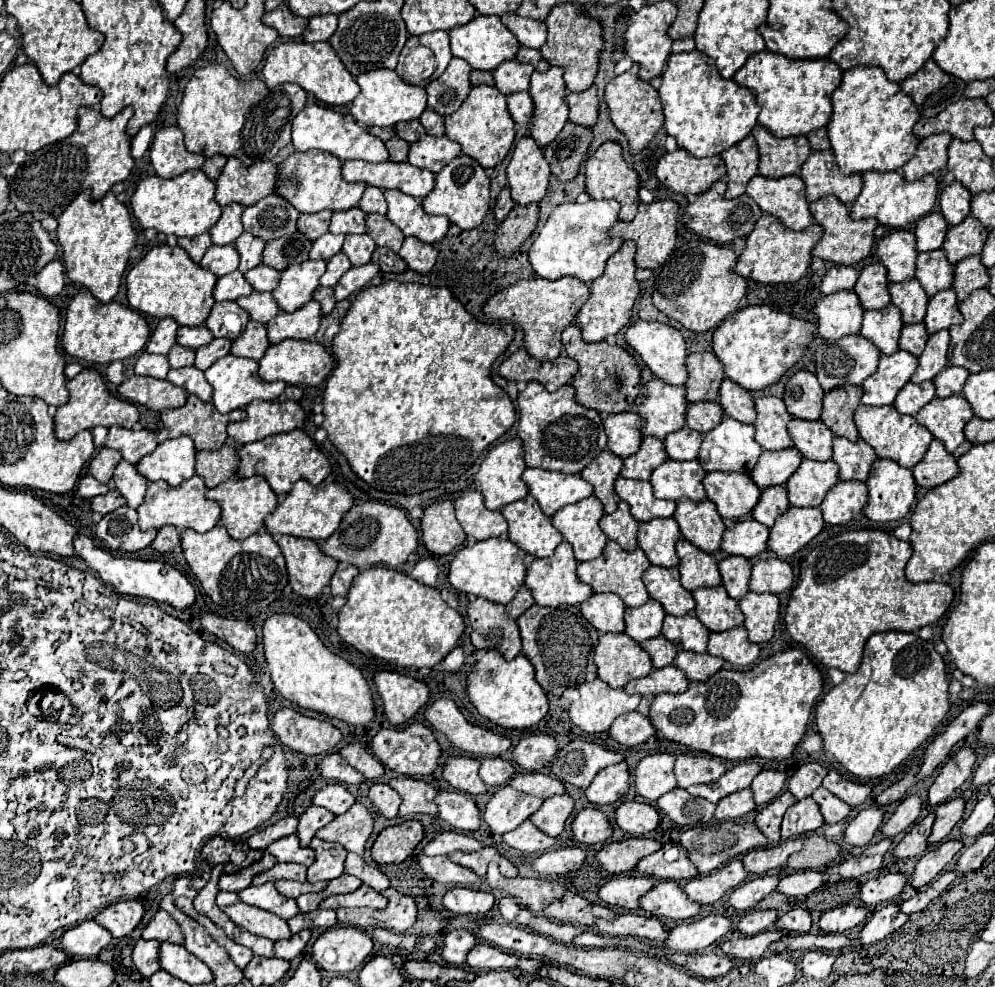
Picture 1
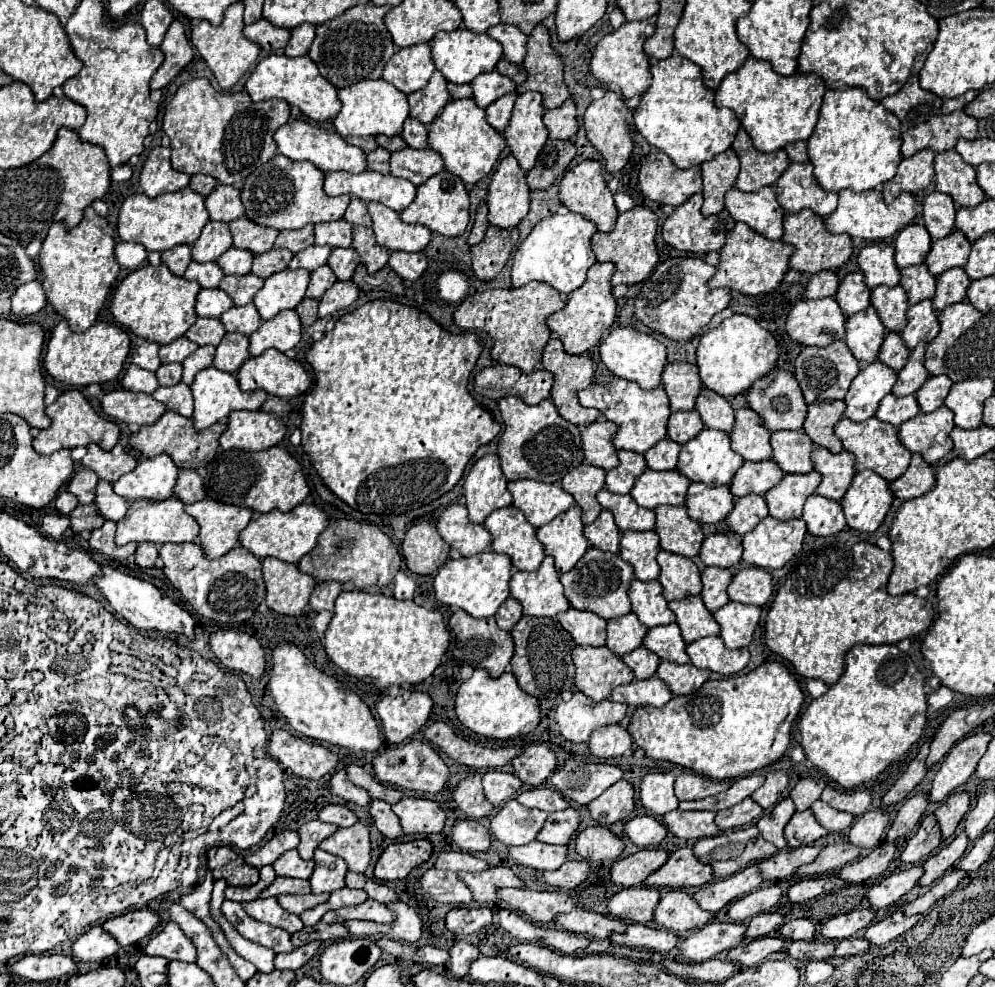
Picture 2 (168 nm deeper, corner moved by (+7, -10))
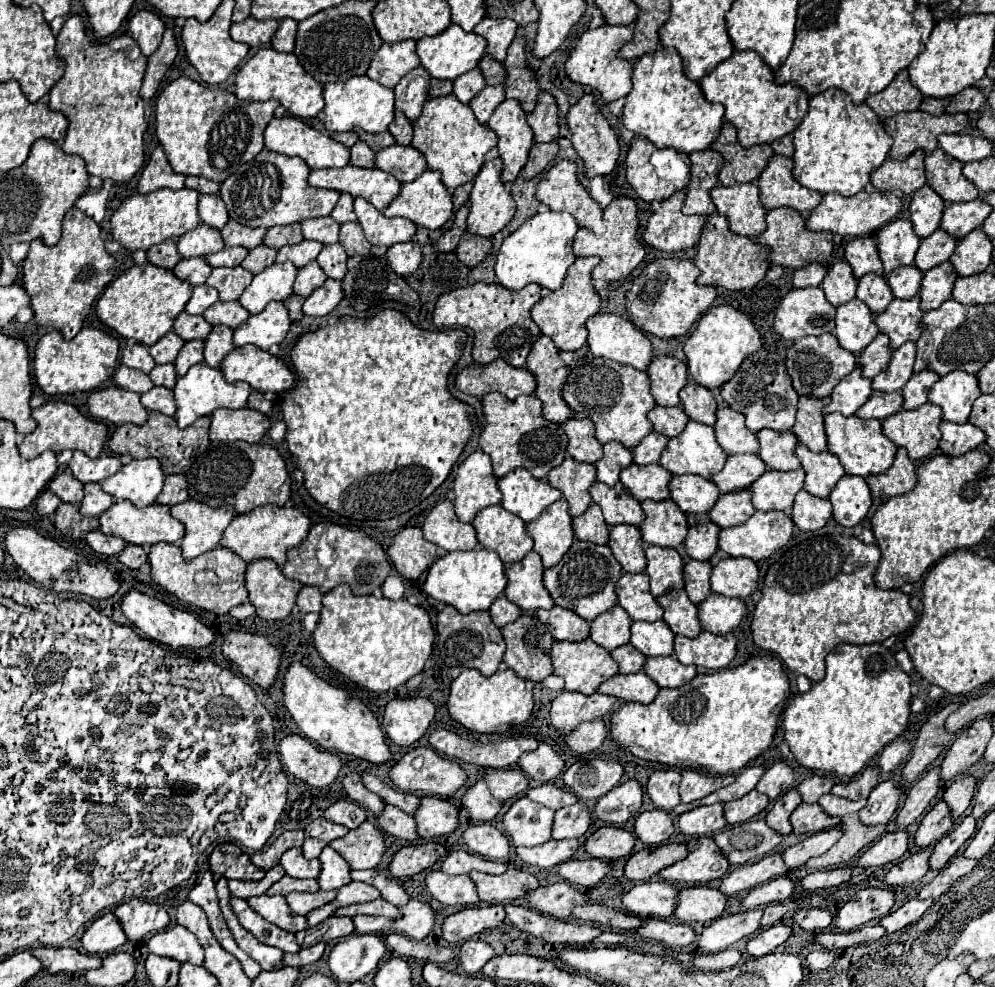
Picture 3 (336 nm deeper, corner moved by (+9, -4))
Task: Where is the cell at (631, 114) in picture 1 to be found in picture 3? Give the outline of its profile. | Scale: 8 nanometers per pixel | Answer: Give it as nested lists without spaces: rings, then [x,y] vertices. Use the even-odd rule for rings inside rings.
[[[590,94],[582,96],[566,114],[566,124],[570,130],[570,140],[572,146],[576,150],[576,154],[582,158],[582,166],[584,166],[584,174],[588,178],[594,176],[606,176],[616,168],[616,160],[620,156],[620,146],[618,146],[618,138],[616,132],[610,128],[610,124],[606,122],[606,118],[598,112],[598,106],[594,104],[594,98]]]

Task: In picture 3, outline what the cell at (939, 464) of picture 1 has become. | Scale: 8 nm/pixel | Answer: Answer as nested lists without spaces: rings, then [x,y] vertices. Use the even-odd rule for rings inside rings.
[[[898,448],[894,464],[876,476],[866,478],[872,498],[890,498],[898,494],[906,494],[916,484],[916,466],[908,460],[908,452],[904,448]]]

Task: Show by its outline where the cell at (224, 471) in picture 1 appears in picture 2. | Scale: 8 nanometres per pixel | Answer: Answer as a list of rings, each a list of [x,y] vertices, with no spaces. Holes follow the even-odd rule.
[[[180,470],[176,488],[174,488],[174,496],[182,498],[182,502],[192,504],[198,500],[206,498],[206,490],[204,490],[204,480],[196,470]]]

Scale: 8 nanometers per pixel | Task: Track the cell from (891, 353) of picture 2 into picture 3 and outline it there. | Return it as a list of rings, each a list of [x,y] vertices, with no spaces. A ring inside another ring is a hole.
[[[878,334],[860,354],[860,368],[862,368],[862,374],[866,378],[874,378],[878,372],[882,372],[888,364],[888,358],[890,358],[890,348],[888,348],[888,336],[884,334]]]

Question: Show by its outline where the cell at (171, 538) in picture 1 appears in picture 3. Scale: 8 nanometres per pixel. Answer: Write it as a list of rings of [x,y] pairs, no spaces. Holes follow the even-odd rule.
[[[128,544],[128,546],[118,554],[118,560],[120,560],[124,566],[128,566],[128,568],[138,570],[142,564],[146,564],[148,556],[146,556],[146,550],[144,550],[142,546],[136,548],[136,546]]]

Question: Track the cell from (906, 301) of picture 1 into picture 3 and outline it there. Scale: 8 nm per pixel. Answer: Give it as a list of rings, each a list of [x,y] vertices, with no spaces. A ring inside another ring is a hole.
[[[868,272],[858,280],[856,298],[860,298],[874,316],[882,314],[886,310],[888,302],[894,300],[886,278],[880,274],[874,274],[874,272]]]

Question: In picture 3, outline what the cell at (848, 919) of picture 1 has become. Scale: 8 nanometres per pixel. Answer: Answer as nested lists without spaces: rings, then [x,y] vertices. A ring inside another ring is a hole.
[[[864,888],[854,898],[850,898],[836,916],[836,926],[840,930],[860,928],[868,922],[880,920],[890,914],[896,904],[894,890],[890,888]]]

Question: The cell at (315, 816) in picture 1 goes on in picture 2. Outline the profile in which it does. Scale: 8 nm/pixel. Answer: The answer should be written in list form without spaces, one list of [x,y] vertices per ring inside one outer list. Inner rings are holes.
[[[312,820],[308,824],[304,824],[300,830],[298,830],[298,836],[300,836],[300,844],[298,844],[298,854],[300,858],[304,860],[310,860],[316,846],[328,838],[330,834],[334,834],[336,826],[334,824],[326,824],[326,822],[320,822],[320,820]]]

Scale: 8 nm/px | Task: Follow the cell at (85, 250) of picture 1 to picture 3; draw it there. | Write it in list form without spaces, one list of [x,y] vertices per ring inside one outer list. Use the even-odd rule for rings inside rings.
[[[72,208],[62,220],[62,236],[56,246],[48,248],[40,240],[30,242],[28,256],[22,264],[22,286],[30,296],[34,320],[62,332],[64,340],[72,340],[92,308],[94,300],[106,290],[116,272],[116,258],[104,250],[100,226],[84,212]]]

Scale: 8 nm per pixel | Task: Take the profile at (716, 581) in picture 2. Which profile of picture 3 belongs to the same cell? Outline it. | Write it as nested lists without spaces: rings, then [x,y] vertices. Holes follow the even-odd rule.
[[[688,560],[684,564],[684,588],[694,604],[700,604],[708,594],[712,594],[712,590],[708,588],[710,572],[712,572],[710,562]]]

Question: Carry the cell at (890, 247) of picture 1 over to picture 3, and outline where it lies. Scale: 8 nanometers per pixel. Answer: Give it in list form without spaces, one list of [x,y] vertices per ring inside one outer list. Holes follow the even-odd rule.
[[[870,236],[850,240],[844,248],[844,258],[852,266],[852,272],[854,272],[856,278],[860,278],[868,272],[882,274],[880,258],[878,258],[878,252],[876,252],[876,240],[870,238]]]

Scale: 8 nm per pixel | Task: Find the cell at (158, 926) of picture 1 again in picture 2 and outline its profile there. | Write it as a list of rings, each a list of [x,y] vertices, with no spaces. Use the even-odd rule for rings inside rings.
[[[168,922],[156,936],[152,936],[144,952],[148,956],[162,956],[166,960],[182,960],[182,962],[196,960],[194,944],[182,934],[182,930],[174,922]]]

